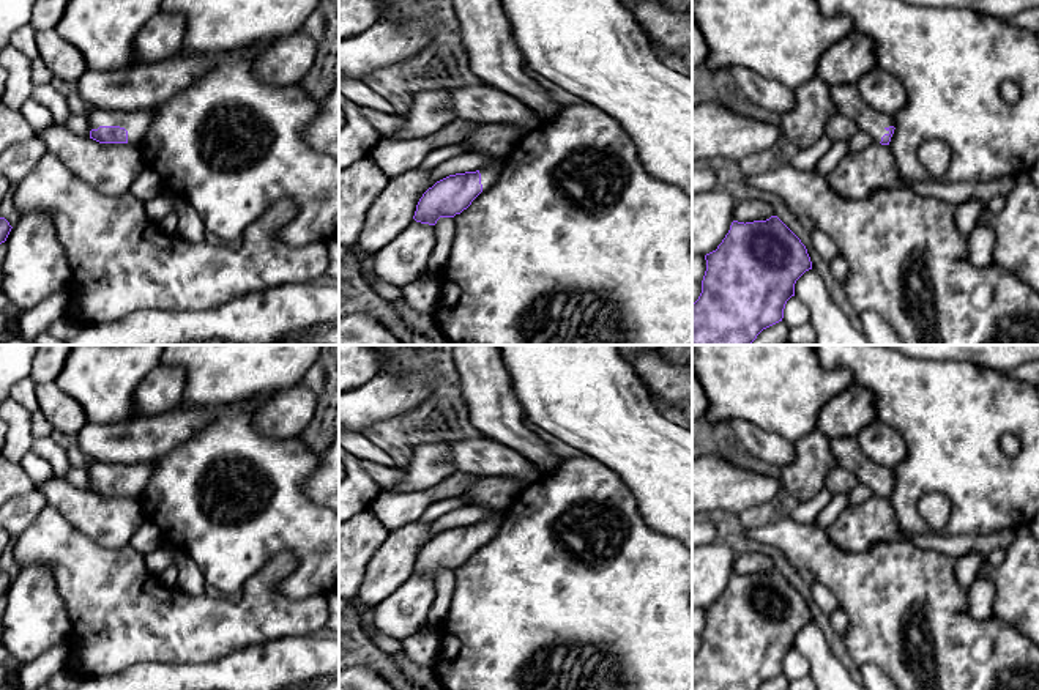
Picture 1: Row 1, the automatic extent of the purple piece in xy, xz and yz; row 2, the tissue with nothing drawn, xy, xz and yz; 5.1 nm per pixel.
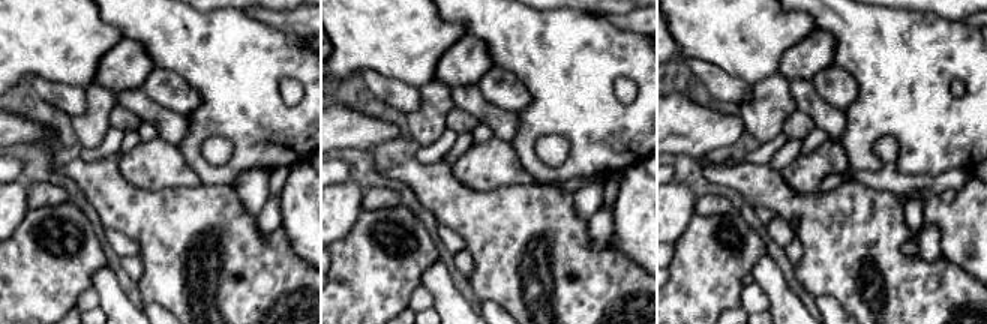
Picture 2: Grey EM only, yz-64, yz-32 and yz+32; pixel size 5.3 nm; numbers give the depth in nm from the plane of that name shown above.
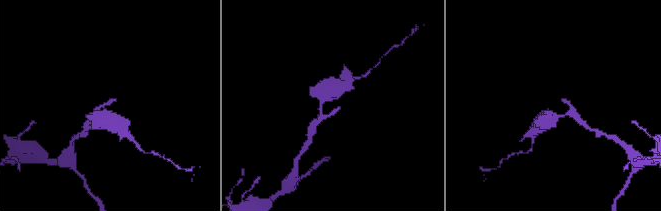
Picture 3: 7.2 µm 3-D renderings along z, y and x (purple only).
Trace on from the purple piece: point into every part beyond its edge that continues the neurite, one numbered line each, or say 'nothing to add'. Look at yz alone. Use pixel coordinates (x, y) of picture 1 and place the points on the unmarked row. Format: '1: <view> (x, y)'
1: yz (845, 451)

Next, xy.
1: xy (137, 474)

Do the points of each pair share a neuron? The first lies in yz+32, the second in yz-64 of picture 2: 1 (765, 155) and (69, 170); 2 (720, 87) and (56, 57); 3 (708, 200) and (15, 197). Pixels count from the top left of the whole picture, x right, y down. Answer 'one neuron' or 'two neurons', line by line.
1: two neurons
2: two neurons
3: two neurons

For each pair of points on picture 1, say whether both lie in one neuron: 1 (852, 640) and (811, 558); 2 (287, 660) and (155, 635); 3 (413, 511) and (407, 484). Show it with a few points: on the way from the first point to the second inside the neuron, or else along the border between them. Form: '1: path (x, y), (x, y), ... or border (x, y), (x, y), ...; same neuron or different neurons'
1: path (856, 618), (856, 599), (833, 575); same neuron
2: border (270, 640), (238, 648), (218, 659), (199, 664); different neurons
3: border (443, 479), (421, 490), (385, 492); different neurons

